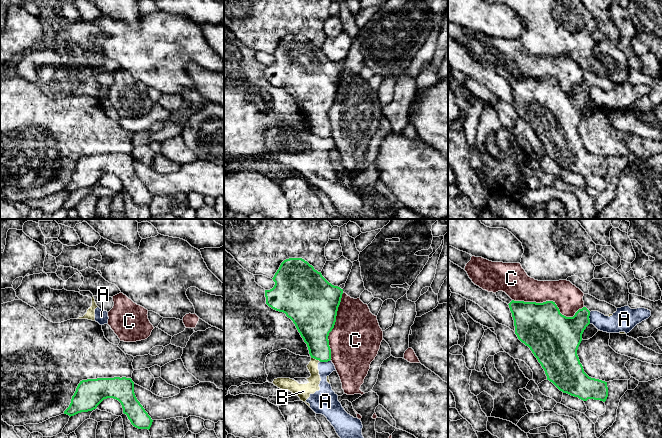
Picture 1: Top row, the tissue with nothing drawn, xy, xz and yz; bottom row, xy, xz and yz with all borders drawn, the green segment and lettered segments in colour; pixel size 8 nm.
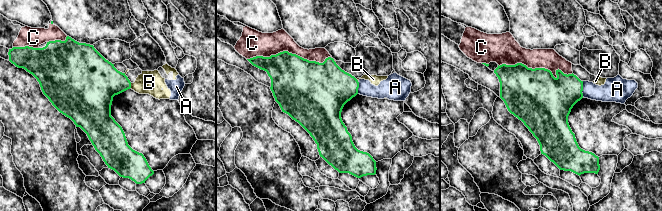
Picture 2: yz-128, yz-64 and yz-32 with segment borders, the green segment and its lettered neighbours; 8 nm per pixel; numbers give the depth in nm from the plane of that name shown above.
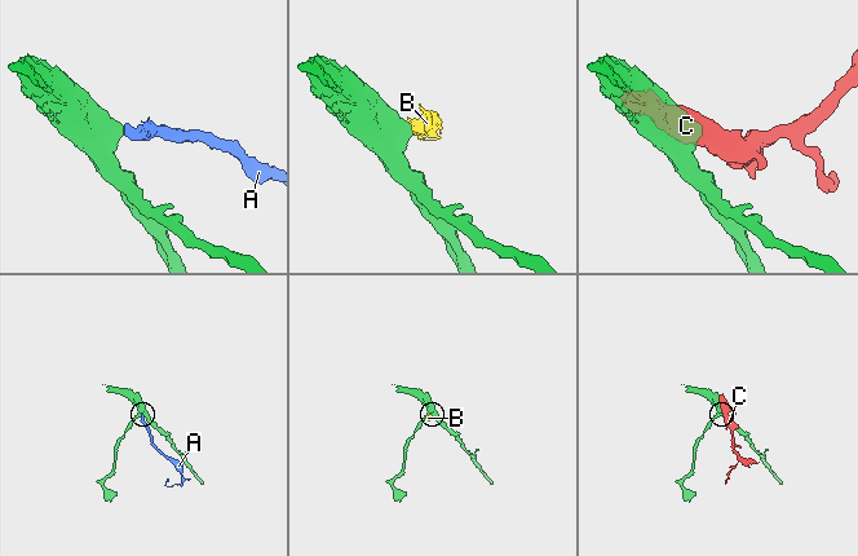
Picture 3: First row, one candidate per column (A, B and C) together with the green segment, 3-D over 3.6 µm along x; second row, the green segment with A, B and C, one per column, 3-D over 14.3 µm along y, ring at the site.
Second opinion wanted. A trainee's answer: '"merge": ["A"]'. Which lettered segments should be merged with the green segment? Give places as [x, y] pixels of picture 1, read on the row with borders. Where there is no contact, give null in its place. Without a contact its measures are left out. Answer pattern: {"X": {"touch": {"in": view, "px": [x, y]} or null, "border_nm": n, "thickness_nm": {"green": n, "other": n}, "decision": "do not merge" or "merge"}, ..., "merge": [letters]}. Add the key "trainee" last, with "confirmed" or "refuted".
{"A": {"touch": {"in": "yz", "px": [588, 318]}, "border_nm": 100, "thickness_nm": {"green": 320, "other": 160}, "decision": "do not merge"}, "B": {"touch": {"in": "xz", "px": [316, 359]}, "border_nm": 90, "thickness_nm": {"green": 240, "other": 100}, "decision": "do not merge"}, "C": {"touch": {"in": "yz", "px": [550, 301]}, "border_nm": 600, "thickness_nm": {"green": 380, "other": 220}, "decision": "do not merge"}, "merge": [], "trainee": "refuted"}

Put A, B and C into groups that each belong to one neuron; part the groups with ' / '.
A B / C

